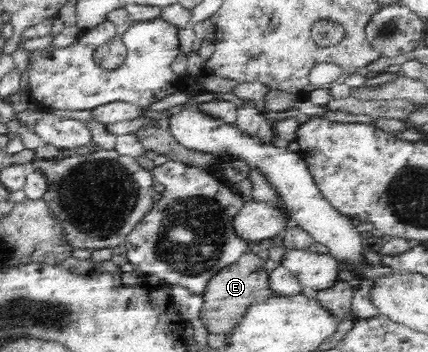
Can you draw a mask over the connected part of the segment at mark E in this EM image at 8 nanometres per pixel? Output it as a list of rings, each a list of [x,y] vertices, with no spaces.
[[[251,250],[242,253],[238,260],[215,272],[206,283],[201,294],[203,306],[200,318],[208,333],[226,334],[254,301],[266,300],[274,294],[269,287],[269,271],[264,268],[265,260]]]

